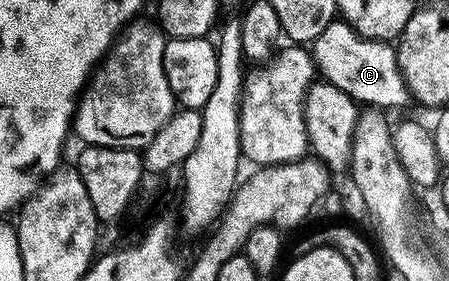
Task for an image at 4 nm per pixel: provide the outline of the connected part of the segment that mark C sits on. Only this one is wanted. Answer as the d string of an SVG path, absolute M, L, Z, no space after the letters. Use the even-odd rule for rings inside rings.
M336 18L332 24L325 26L325 30L321 30L313 42L313 59L326 83L337 86L360 105L388 110L403 108L409 101L396 49L382 40L366 40L342 18Z

